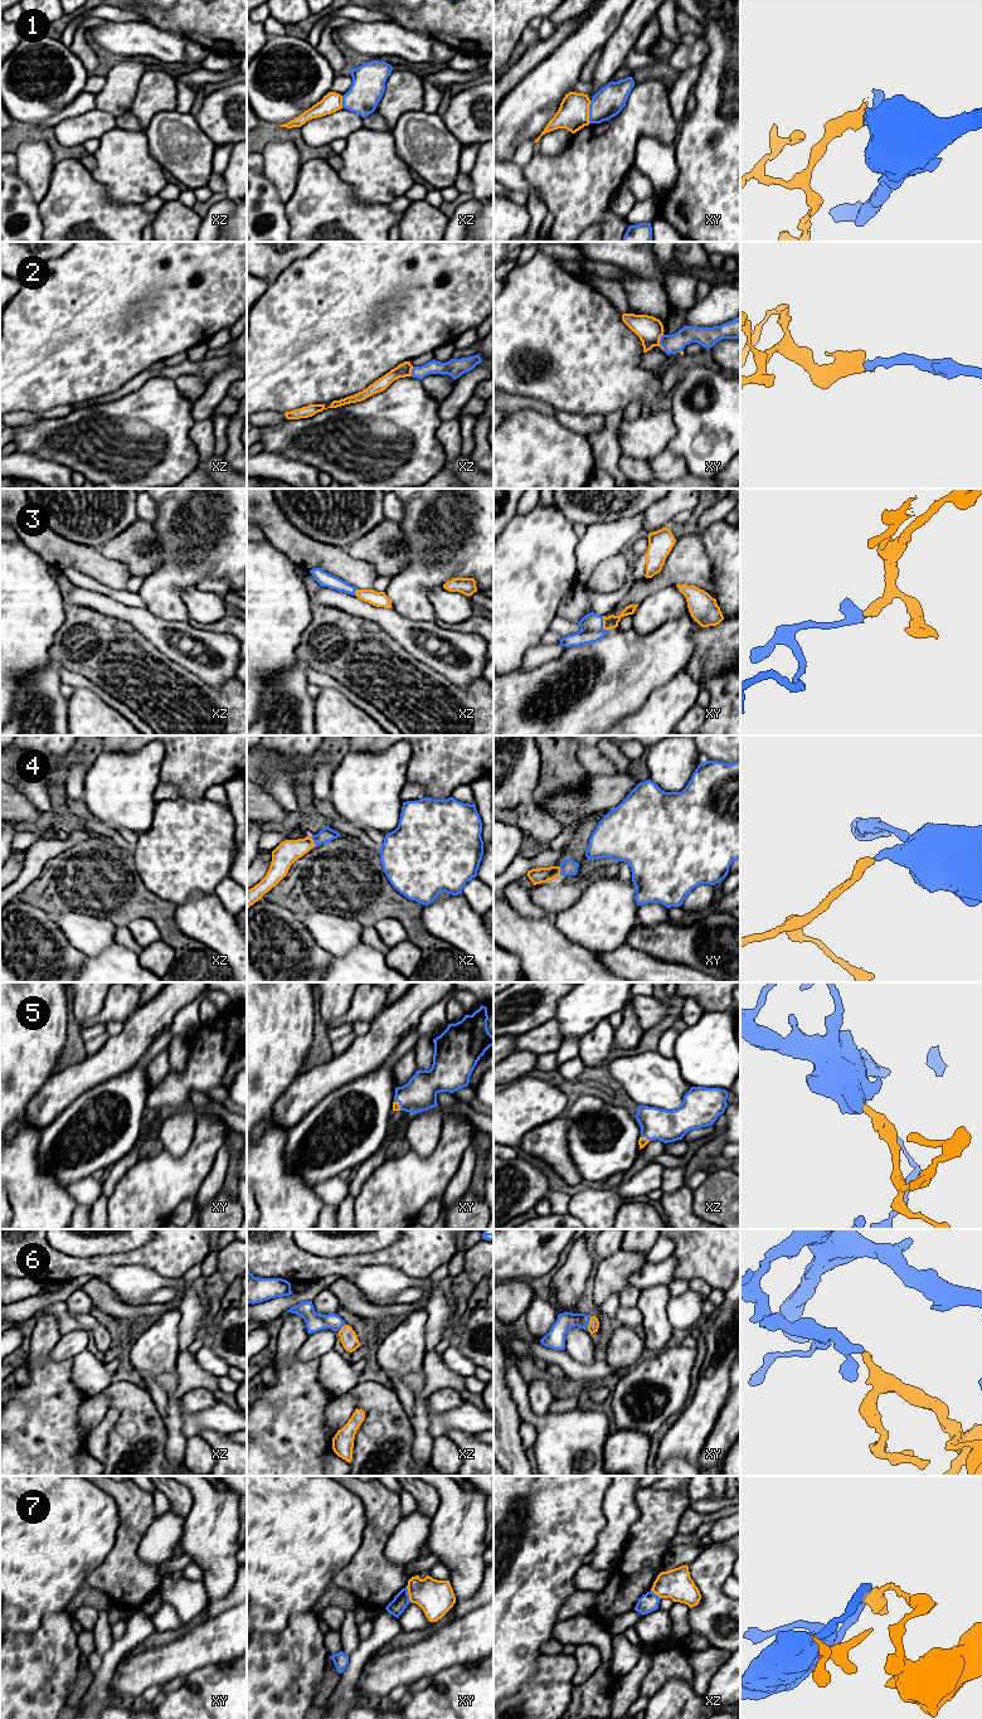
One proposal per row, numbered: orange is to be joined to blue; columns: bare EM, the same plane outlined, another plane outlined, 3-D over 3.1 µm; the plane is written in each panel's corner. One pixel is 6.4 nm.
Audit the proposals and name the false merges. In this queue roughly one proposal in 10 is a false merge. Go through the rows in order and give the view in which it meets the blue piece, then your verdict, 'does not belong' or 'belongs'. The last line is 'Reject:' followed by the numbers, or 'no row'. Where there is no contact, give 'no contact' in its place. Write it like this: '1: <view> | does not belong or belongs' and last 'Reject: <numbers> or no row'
1: xy | does not belong
2: xy | belongs
3: xy | belongs
4: xy | belongs
5: xy | belongs
6: xy | belongs
7: xy | does not belong
Reject: 1, 7

